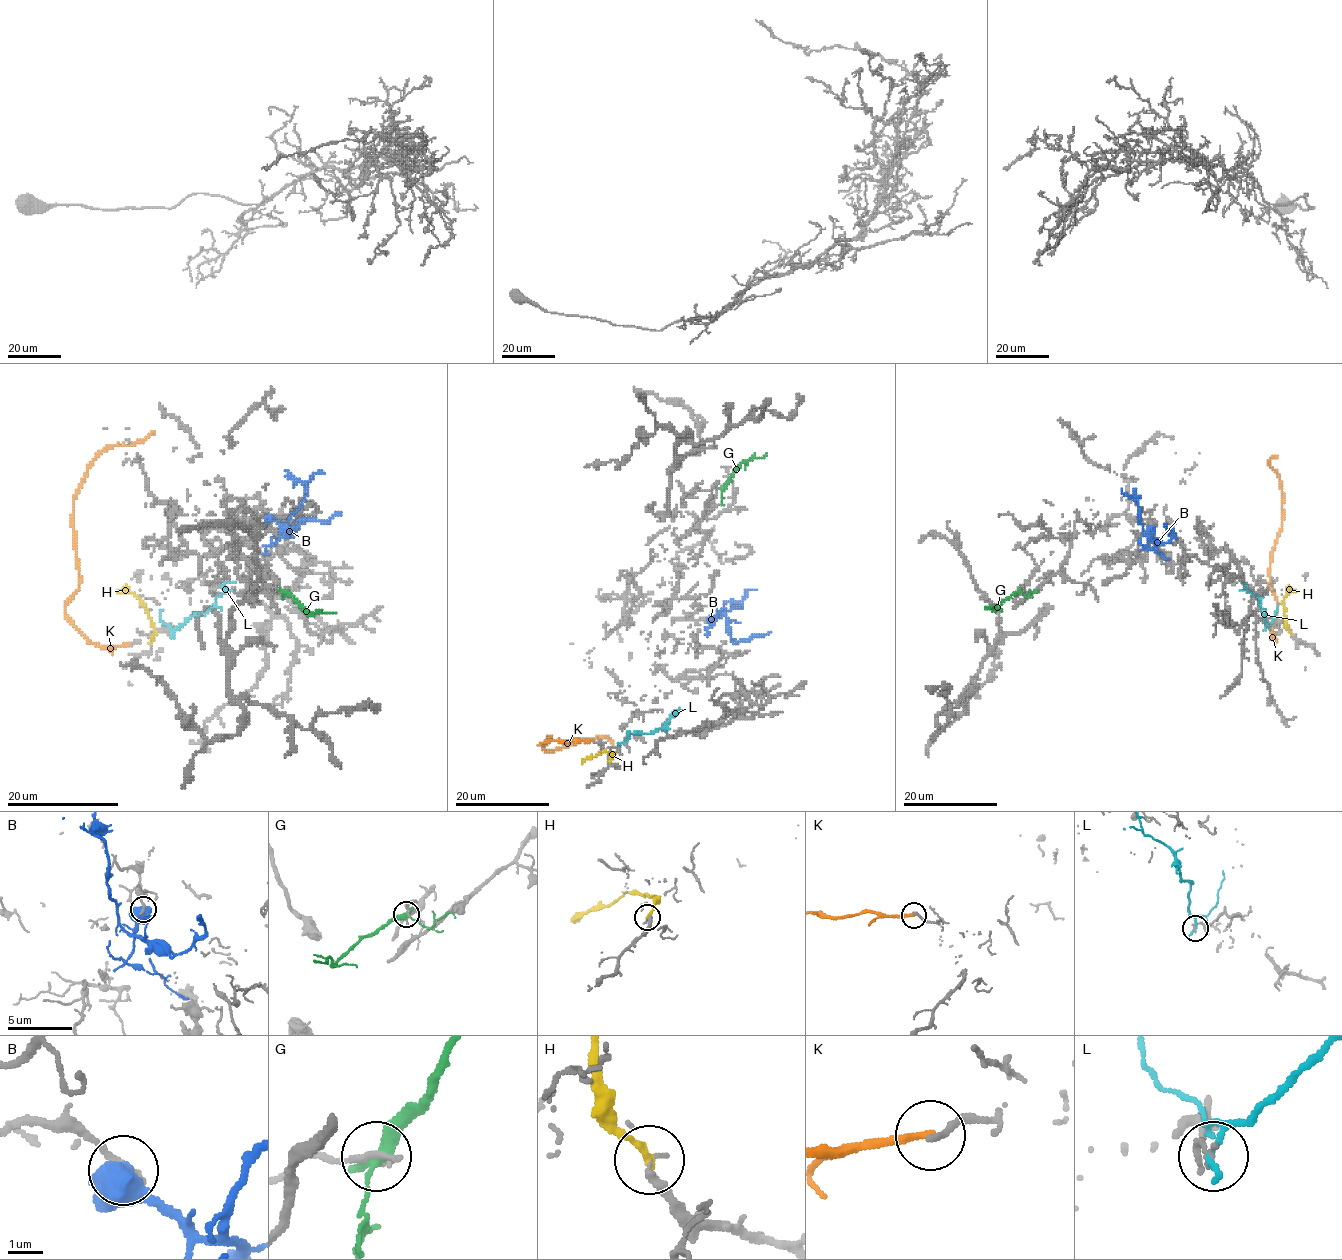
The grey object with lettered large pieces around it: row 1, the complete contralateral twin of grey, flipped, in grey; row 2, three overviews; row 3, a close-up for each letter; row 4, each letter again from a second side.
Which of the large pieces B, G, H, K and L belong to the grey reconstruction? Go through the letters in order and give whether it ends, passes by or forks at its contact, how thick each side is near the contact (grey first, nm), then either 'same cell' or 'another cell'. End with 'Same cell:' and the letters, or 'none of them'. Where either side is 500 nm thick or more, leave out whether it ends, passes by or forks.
B: calibres 260 and 550 nm; another cell
G: it passes by; calibres 120 and 360 nm; another cell
H: it ends; calibres 160 and 240 nm; another cell
K: it ends; calibres 200 and 220 nm; another cell
L: it passes by; calibres 130 and 150 nm; another cell
Same cell: none of them

